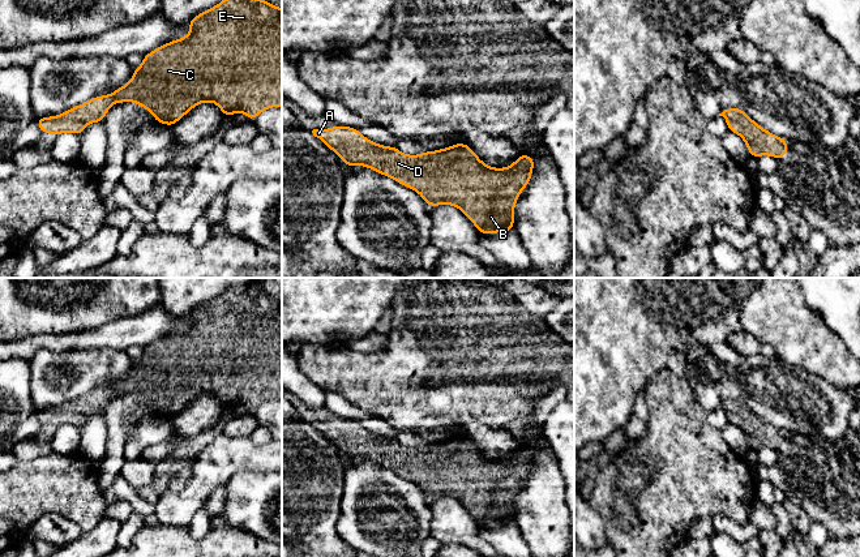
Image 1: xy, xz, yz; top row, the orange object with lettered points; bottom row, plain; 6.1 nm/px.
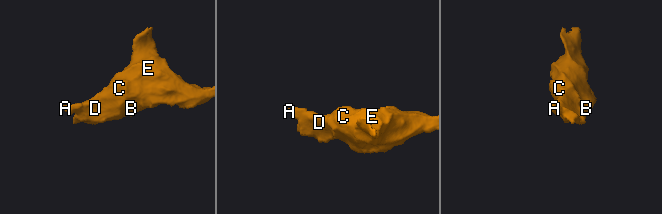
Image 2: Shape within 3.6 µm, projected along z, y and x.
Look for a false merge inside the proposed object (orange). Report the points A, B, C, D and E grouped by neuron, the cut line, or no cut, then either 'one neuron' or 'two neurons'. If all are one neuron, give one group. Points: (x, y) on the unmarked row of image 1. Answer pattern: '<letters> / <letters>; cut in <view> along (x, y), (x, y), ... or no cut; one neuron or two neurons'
A B C D E; no cut; one neuron

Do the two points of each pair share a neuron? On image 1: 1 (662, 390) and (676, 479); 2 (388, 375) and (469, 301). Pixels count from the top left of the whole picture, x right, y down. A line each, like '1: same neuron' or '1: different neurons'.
1: same neuron
2: same neuron

